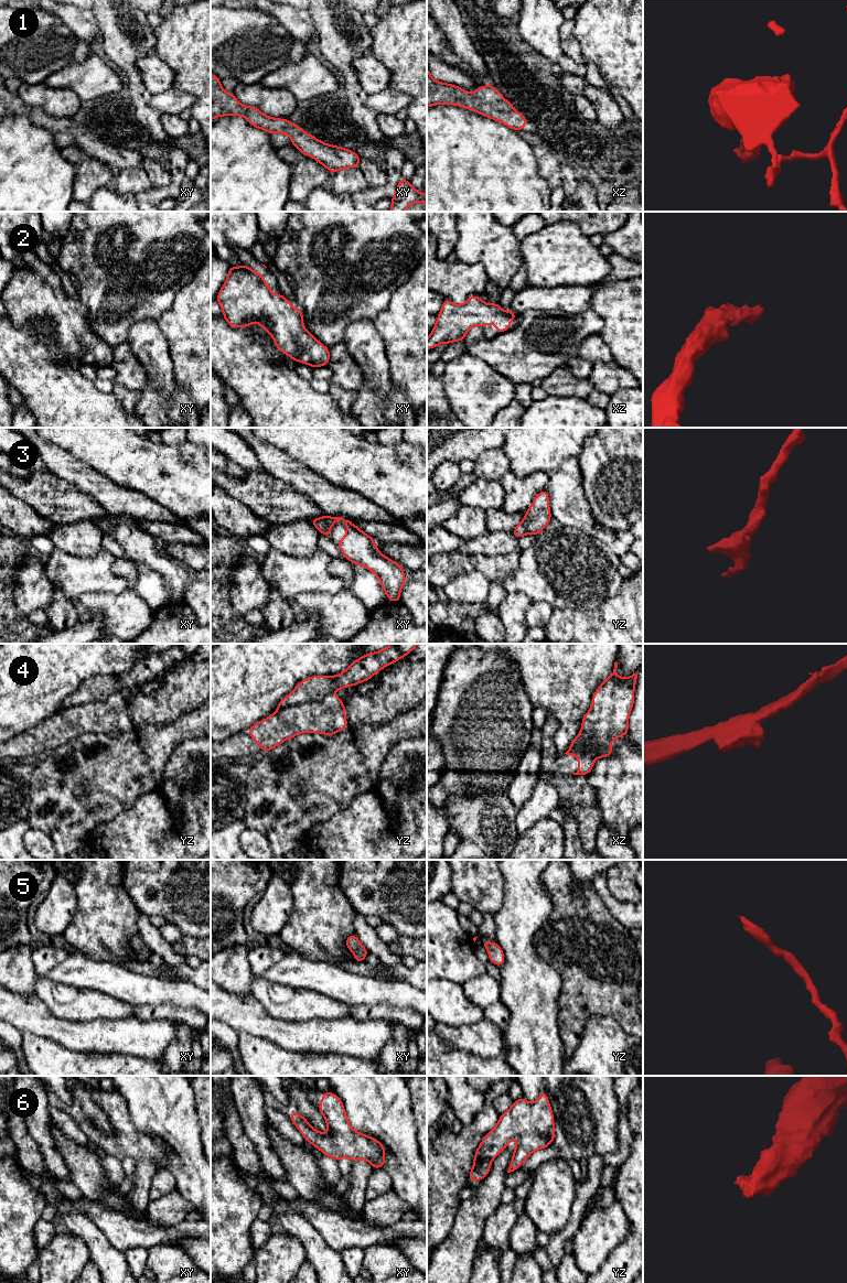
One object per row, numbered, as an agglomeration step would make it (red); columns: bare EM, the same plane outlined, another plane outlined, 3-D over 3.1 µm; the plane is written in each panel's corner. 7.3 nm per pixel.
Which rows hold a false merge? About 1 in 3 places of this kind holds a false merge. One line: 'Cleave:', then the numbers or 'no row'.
Cleave: 4

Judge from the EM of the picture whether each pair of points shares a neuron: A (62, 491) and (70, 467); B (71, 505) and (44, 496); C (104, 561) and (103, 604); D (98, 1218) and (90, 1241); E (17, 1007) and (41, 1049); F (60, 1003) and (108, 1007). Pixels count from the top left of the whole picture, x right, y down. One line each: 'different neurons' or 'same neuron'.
A: different neurons
B: same neuron
C: different neurons
D: different neurons
E: different neurons
F: same neuron

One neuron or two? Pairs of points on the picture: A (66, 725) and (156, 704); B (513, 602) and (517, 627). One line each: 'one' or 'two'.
A: one
B: one

